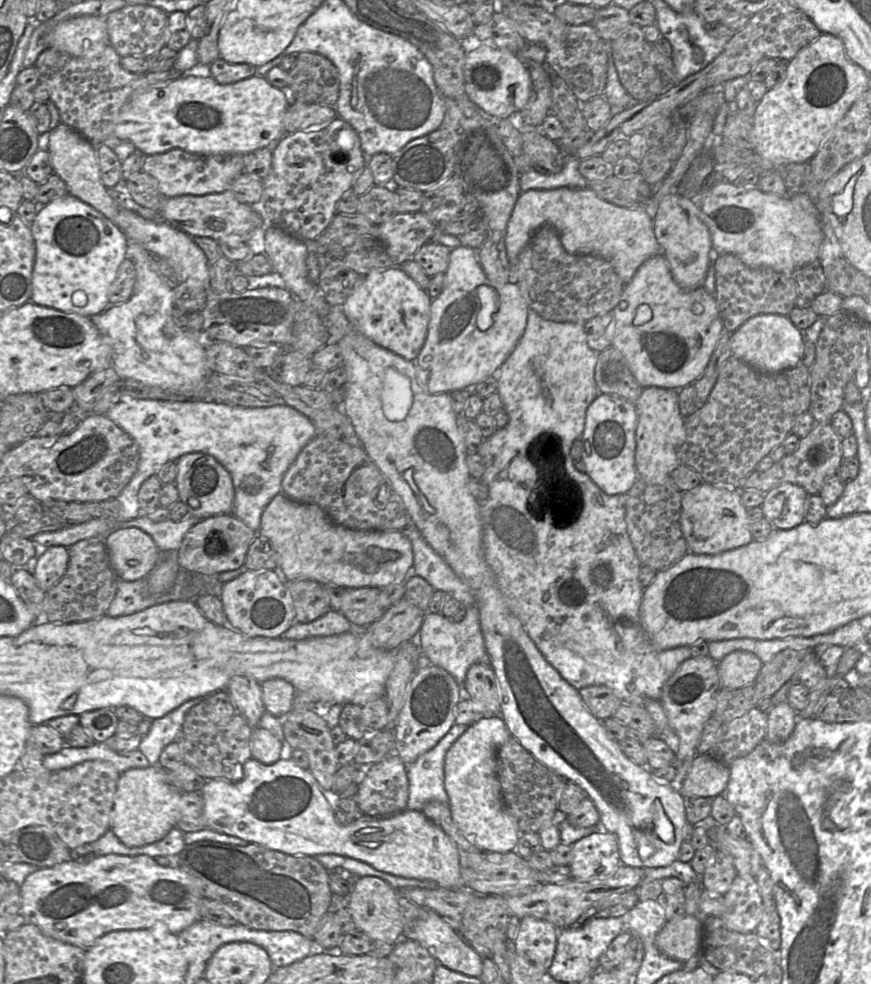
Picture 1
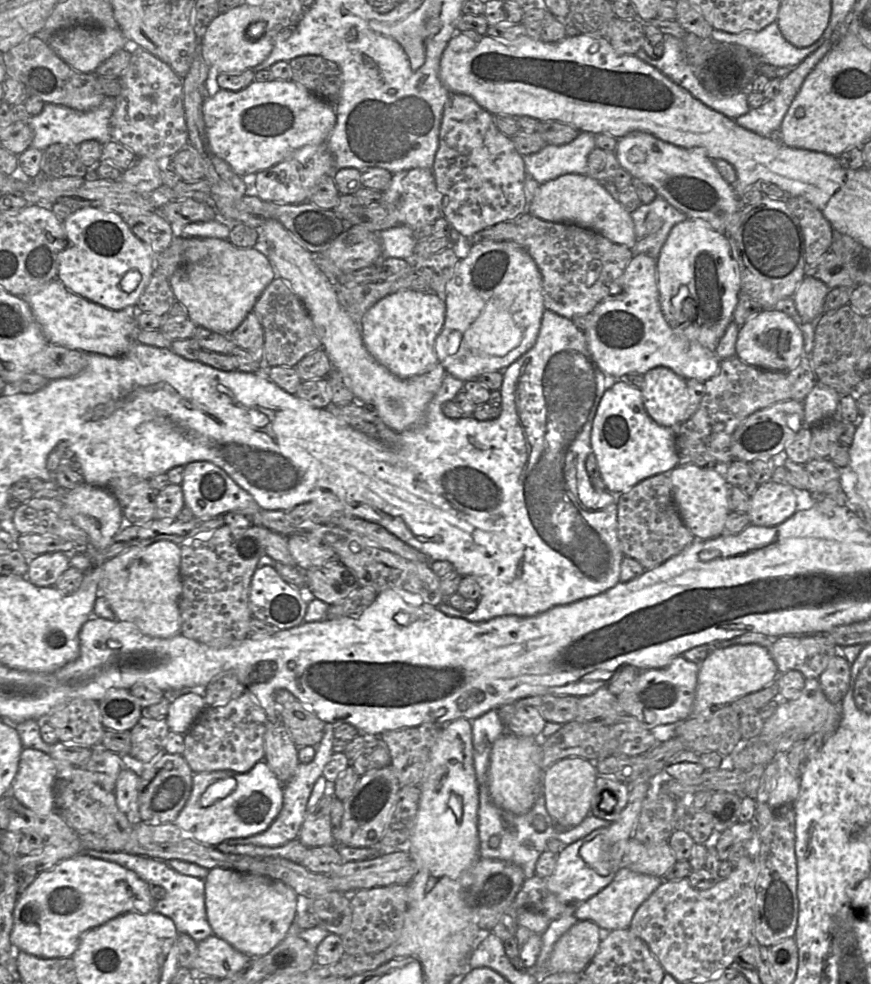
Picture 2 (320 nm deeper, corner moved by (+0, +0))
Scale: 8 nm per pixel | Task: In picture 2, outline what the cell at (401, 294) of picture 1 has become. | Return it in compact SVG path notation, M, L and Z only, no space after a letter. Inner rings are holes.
M406 289L388 295L373 305L360 324L363 343L370 354L391 373L402 379L422 375L438 364L435 341L446 314L443 299Z

